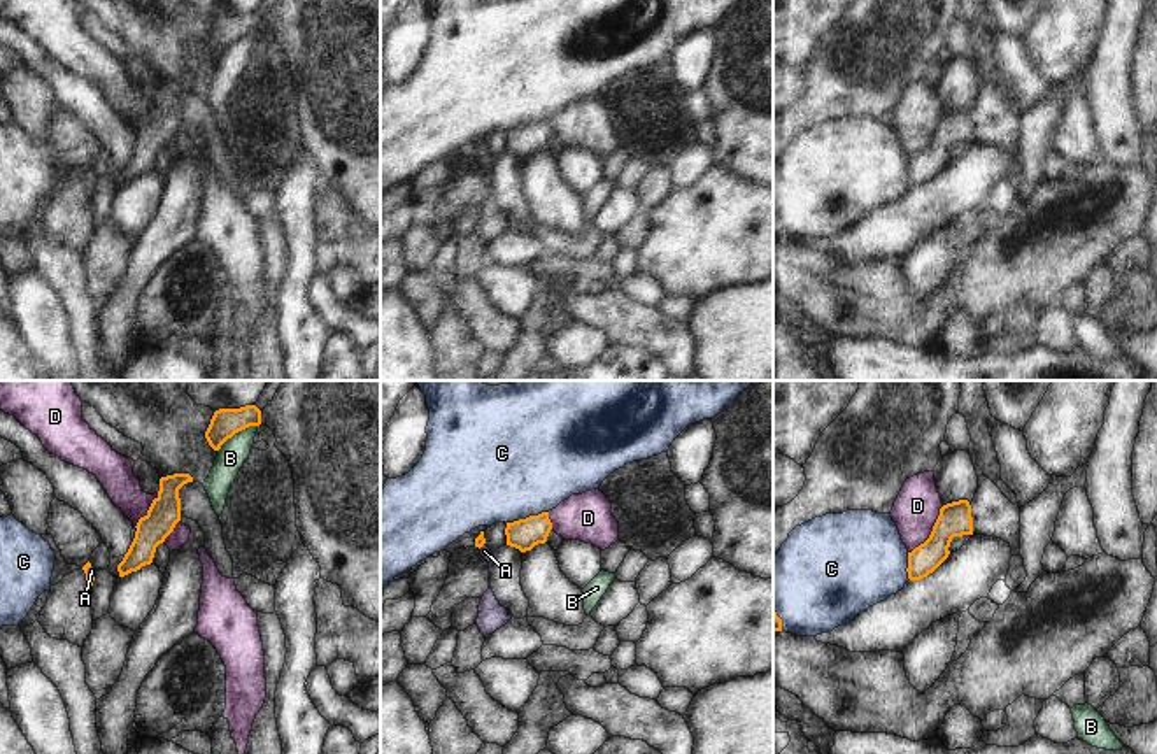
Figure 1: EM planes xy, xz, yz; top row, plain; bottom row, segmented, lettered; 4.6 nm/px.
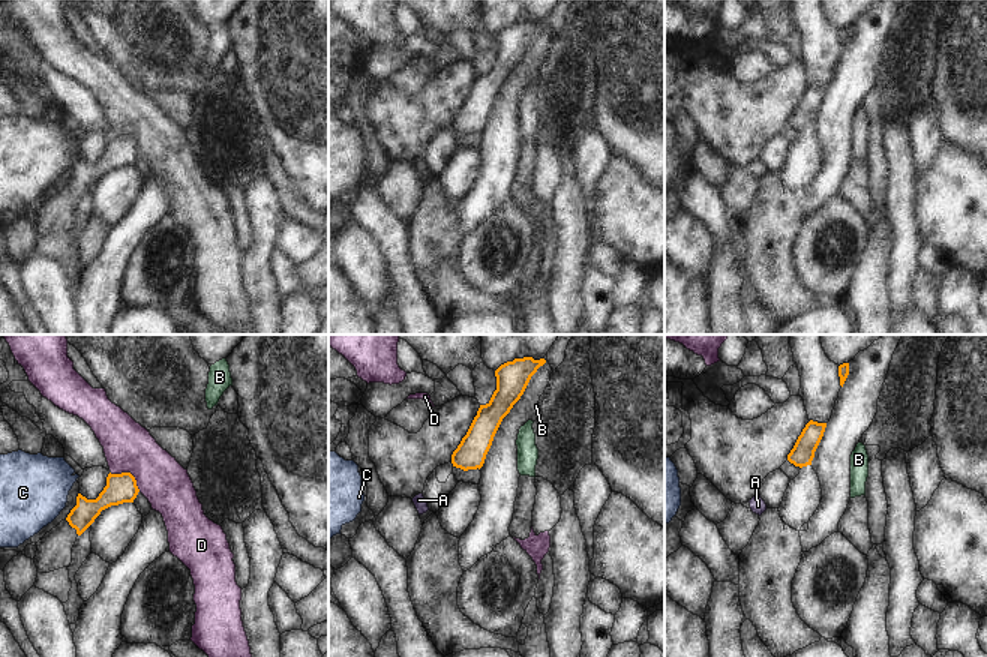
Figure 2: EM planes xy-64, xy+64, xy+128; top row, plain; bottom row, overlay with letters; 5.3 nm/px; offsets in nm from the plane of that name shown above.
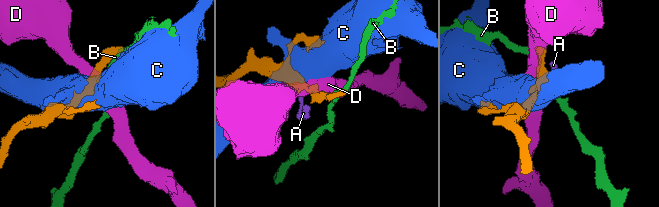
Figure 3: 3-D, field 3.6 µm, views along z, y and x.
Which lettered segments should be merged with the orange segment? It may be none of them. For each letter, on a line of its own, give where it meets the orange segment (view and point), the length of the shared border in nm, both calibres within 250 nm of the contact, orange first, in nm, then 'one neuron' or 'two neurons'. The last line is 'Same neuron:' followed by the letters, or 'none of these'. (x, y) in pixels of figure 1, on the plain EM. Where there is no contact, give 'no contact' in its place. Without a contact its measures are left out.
A: xy (86, 179) | 70 nm | 40/50 nm | one neuron
B: xy (235, 39) | 220 nm | 140/130 nm | two neurons
C: xz (526, 125) | 200 nm | 140/500 nm | two neurons
D: yz (931, 139) | 280 nm | 150/200 nm | two neurons
Same neuron: A

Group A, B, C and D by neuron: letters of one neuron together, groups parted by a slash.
A / B / C / D

